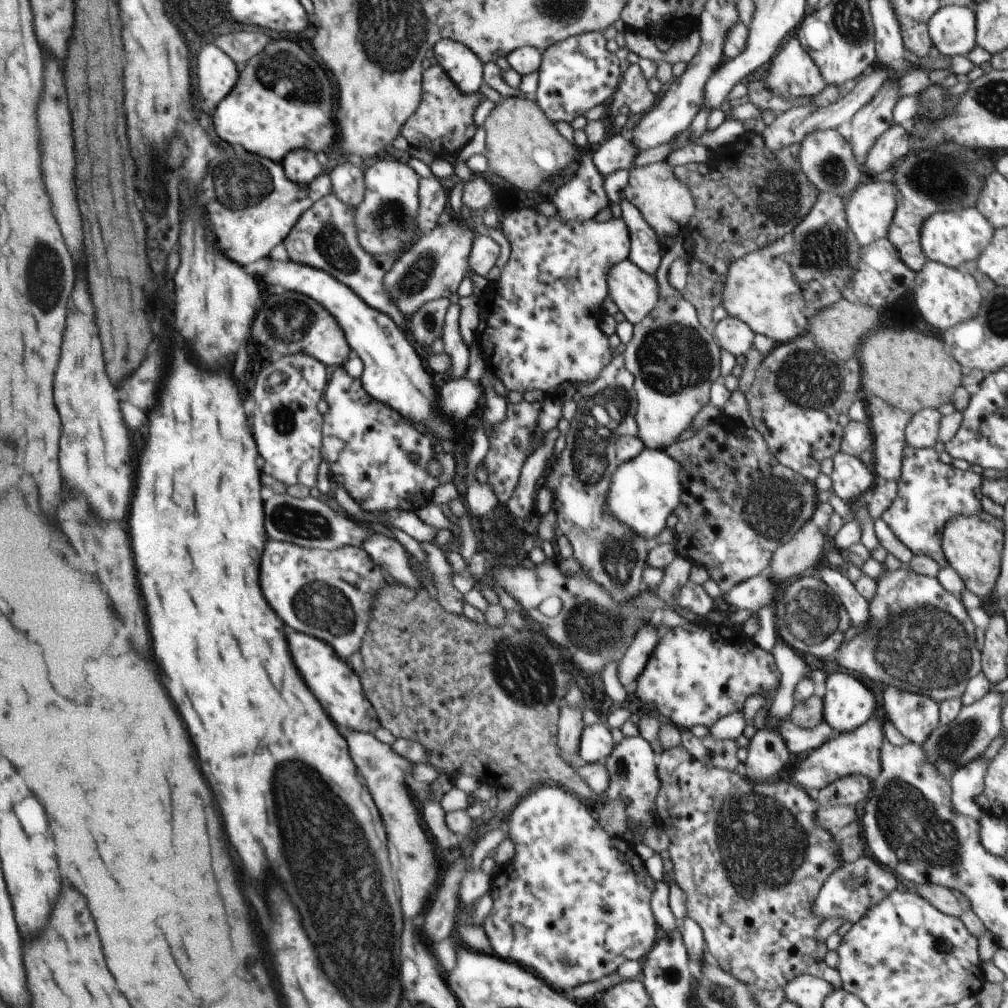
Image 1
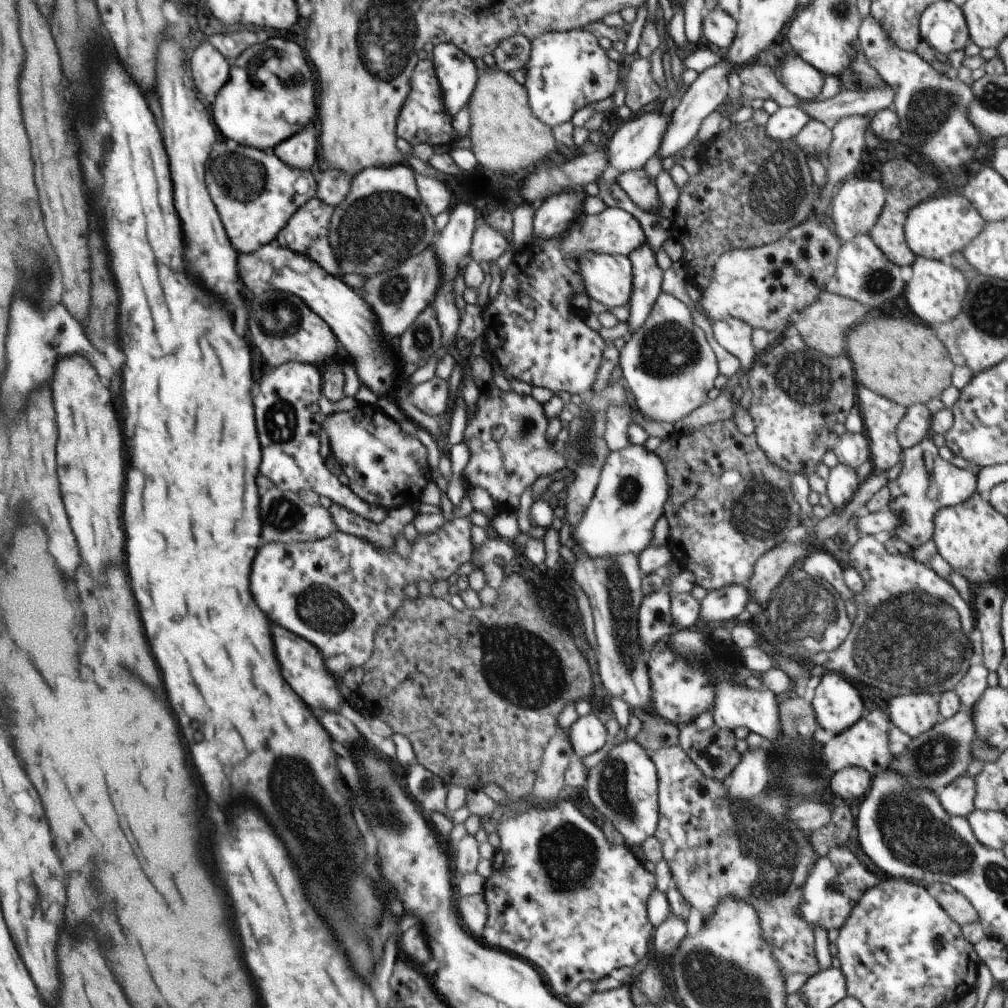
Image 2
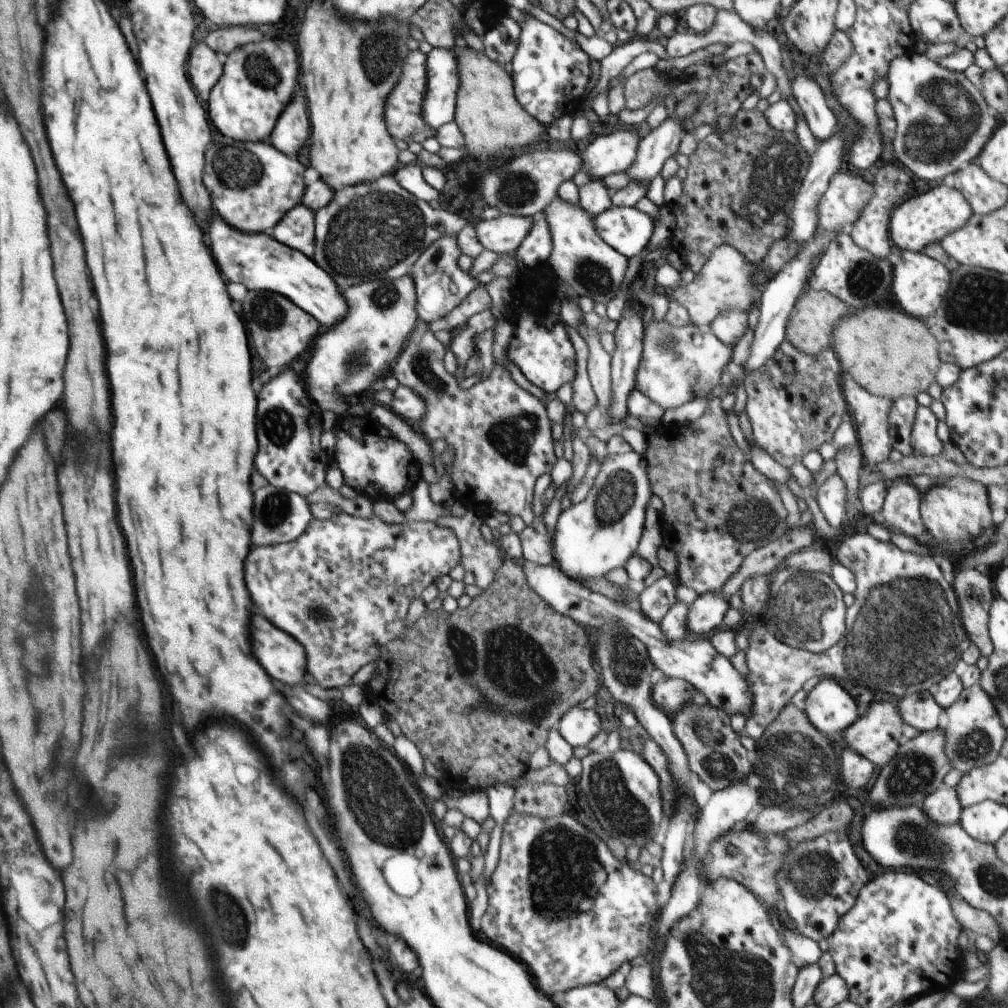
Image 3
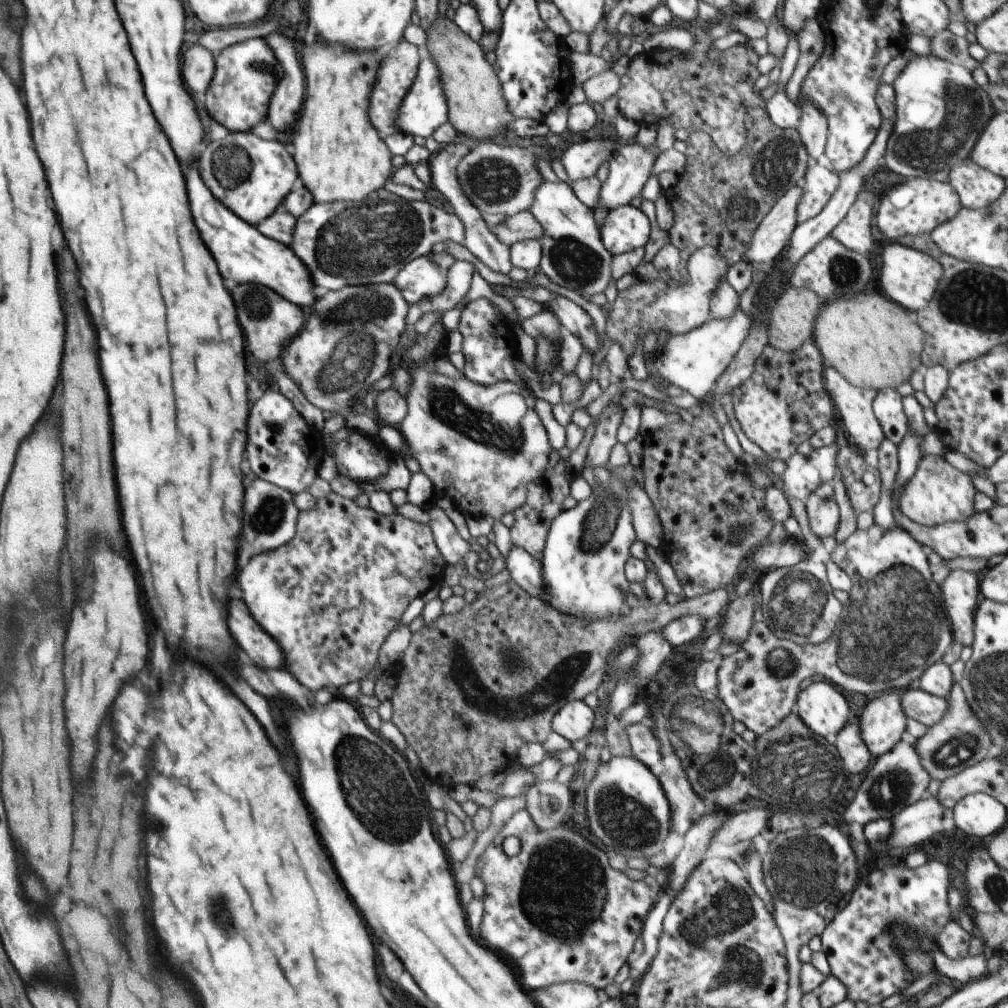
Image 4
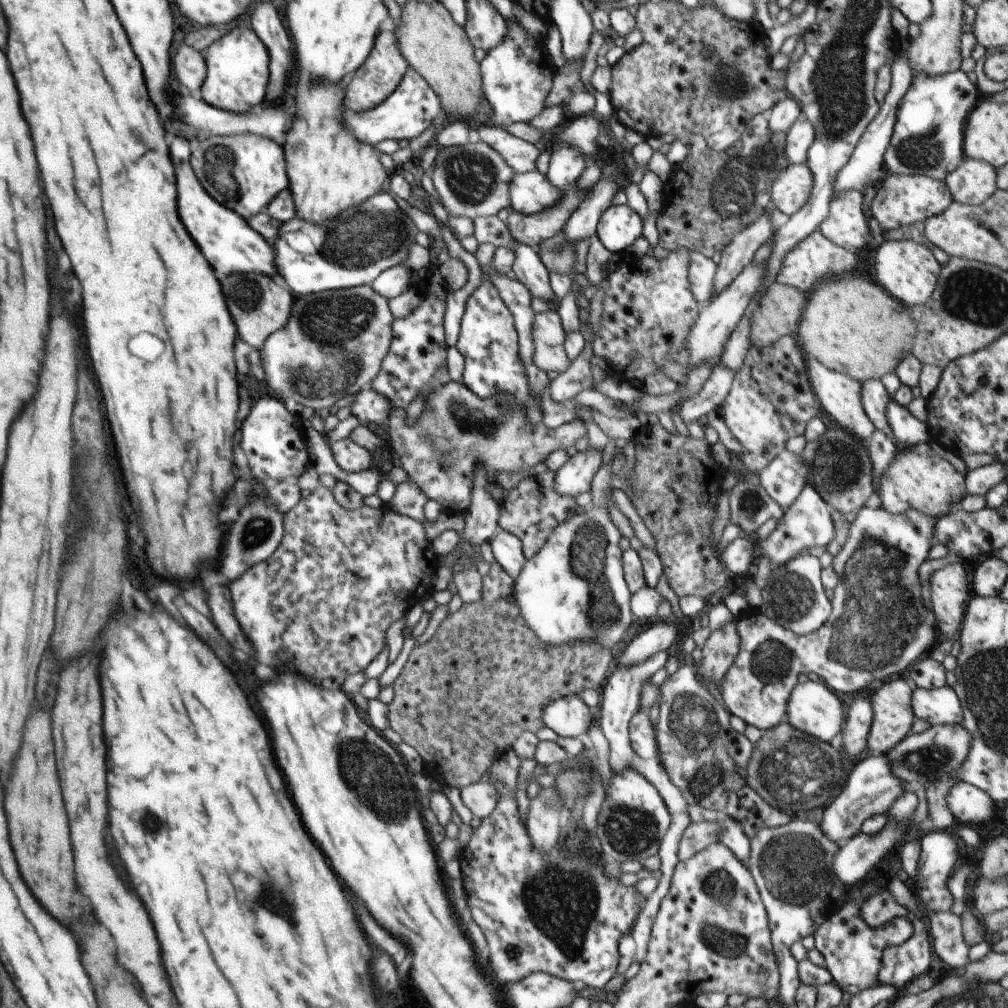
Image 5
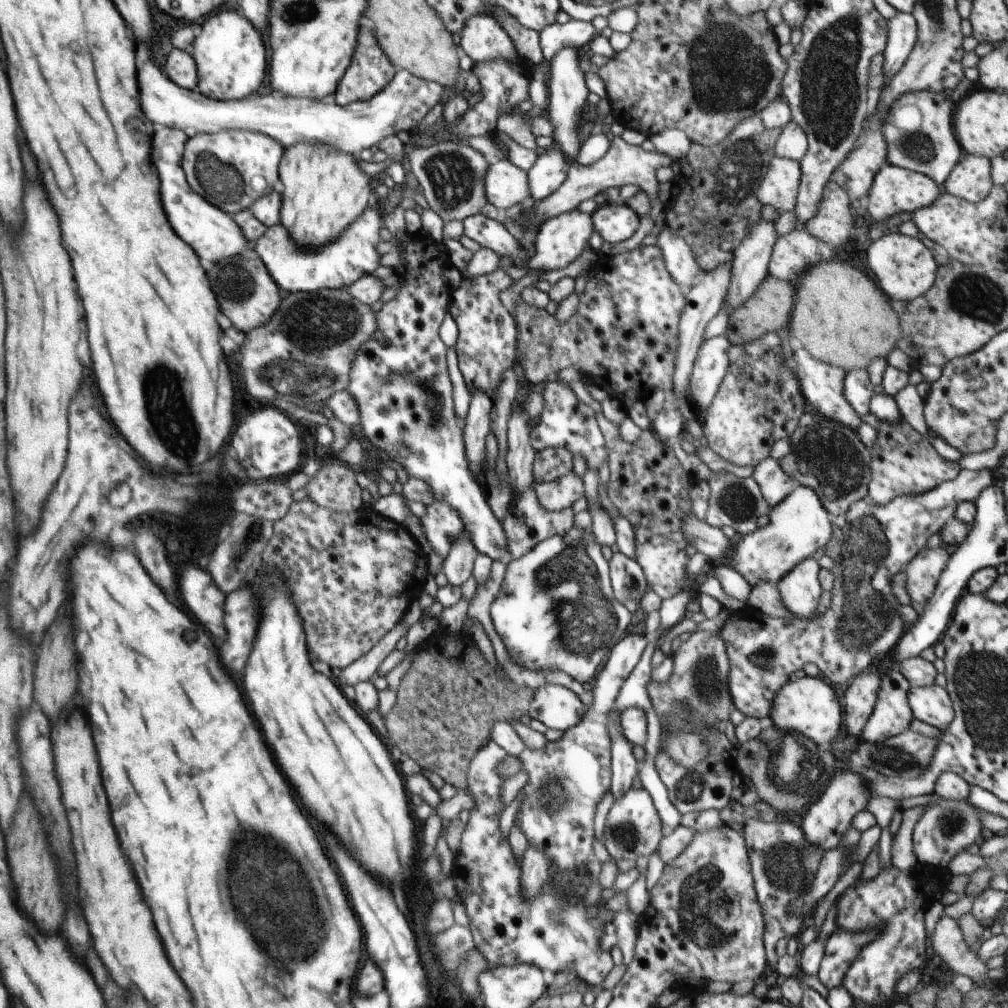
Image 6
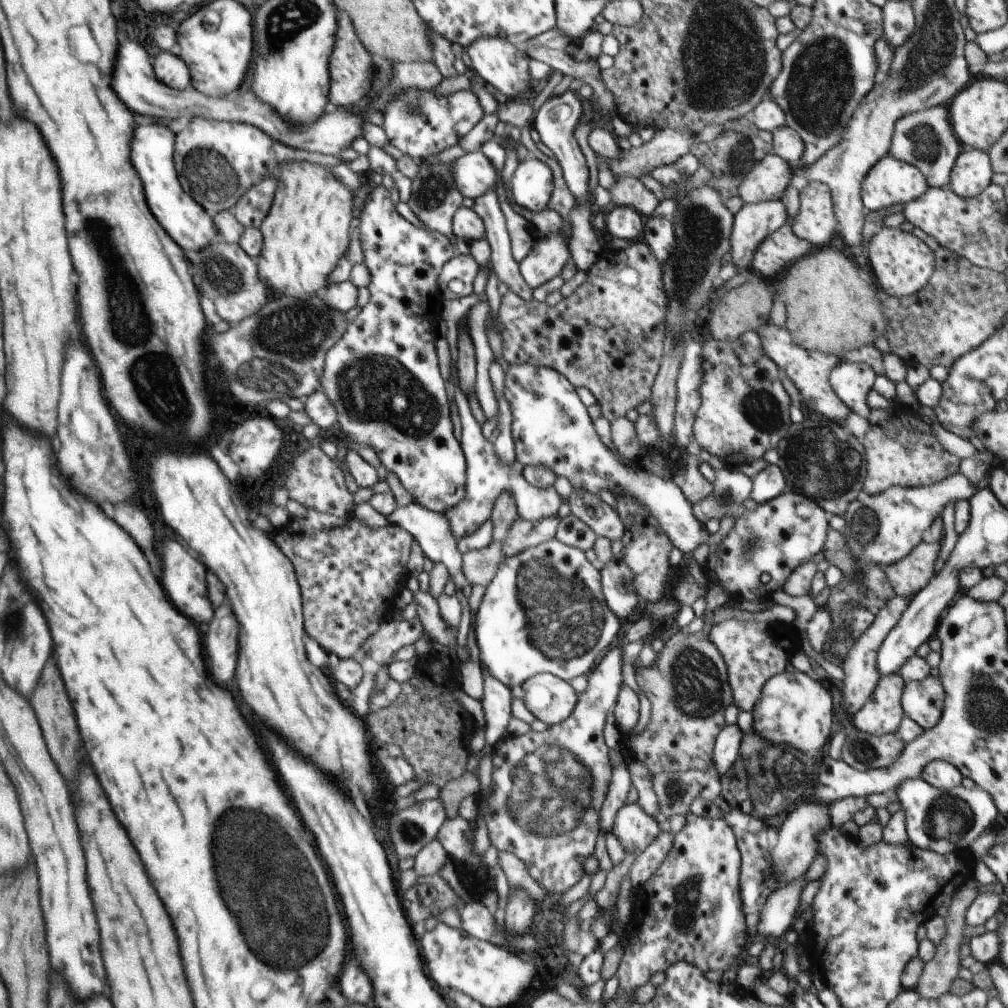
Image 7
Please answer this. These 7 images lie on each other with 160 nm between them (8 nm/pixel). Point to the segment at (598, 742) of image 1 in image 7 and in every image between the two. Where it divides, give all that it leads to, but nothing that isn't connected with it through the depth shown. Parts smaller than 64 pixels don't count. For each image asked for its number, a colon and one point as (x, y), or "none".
2: (588, 734)
3: (578, 726)
4: (575, 719)
5: (568, 716)
6: (556, 706)
7: (549, 698)

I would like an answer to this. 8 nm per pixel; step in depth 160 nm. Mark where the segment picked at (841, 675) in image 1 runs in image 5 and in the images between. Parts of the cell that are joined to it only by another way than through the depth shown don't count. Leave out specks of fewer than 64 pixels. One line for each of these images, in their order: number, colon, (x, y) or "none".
2: (837, 705)
3: (830, 708)
4: (824, 710)
5: (812, 707)

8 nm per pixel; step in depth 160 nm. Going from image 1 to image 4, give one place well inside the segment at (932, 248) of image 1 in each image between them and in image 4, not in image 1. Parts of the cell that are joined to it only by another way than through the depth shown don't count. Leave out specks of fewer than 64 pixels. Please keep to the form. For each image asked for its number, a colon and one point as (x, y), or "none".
2: (939, 227)
3: (922, 219)
4: (917, 206)

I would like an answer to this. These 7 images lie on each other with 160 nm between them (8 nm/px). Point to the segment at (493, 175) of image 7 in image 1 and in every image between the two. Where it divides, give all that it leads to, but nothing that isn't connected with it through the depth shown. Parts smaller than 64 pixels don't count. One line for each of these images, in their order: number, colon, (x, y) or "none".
1: (635, 293)
2: (608, 279)
3: (580, 259)
4: (573, 256)
5: (531, 193)
6: (506, 185)

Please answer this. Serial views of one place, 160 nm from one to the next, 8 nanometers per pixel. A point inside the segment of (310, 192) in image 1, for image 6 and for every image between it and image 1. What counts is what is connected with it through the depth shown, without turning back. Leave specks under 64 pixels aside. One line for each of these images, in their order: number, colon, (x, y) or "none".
2: (255, 200)
3: (252, 188)
4: (251, 176)
5: (246, 171)
6: (231, 169)

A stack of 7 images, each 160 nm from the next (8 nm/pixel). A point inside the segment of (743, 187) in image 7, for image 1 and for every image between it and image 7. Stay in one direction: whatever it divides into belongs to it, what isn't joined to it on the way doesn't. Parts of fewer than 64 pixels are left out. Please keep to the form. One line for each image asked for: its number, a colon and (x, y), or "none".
1: (870, 208)
2: (857, 203)
3: (847, 194)
4: (819, 183)
5: (791, 190)
6: (779, 187)

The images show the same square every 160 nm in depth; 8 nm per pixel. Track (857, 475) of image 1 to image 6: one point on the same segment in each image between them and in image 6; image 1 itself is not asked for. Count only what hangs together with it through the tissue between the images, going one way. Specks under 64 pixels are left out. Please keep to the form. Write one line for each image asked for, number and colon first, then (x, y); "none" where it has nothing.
2: (843, 481)
3: (831, 496)
4: (823, 513)
5: (808, 522)
6: (799, 525)

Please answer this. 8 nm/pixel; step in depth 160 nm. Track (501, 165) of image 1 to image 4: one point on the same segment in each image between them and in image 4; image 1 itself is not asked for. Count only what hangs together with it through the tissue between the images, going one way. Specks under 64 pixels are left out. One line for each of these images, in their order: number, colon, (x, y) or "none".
2: (507, 136)
3: (491, 119)
4: (478, 111)

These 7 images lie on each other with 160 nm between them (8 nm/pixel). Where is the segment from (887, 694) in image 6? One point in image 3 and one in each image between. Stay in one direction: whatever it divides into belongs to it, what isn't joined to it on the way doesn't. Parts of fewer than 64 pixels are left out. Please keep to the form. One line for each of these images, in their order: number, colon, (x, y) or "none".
3: (876, 735)
4: (883, 721)
5: (893, 717)

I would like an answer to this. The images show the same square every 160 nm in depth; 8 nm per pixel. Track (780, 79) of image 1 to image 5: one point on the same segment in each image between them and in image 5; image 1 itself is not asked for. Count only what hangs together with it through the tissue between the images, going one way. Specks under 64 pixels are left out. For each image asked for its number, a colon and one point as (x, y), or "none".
2: (797, 76)
3: (808, 95)
4: (813, 129)
5: (800, 136)

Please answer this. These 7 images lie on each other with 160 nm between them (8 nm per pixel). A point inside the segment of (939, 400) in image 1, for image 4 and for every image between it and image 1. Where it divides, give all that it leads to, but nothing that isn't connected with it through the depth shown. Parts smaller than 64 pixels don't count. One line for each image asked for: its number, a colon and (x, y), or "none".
2: (905, 362)
3: (891, 354)
4: (875, 343)

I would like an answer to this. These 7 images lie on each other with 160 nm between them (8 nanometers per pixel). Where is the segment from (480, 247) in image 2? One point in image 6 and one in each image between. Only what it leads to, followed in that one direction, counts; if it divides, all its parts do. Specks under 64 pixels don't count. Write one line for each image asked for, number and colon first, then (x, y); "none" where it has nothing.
3: (503, 234)
4: (522, 226)
5: (531, 230)
6: (623, 164)

